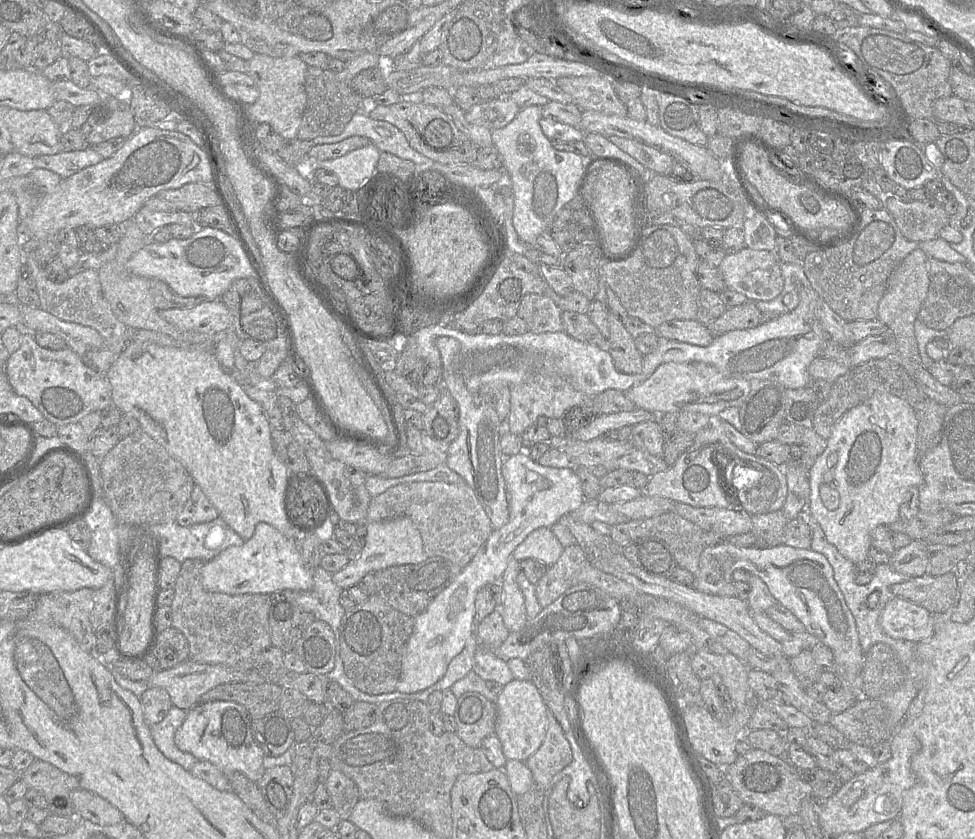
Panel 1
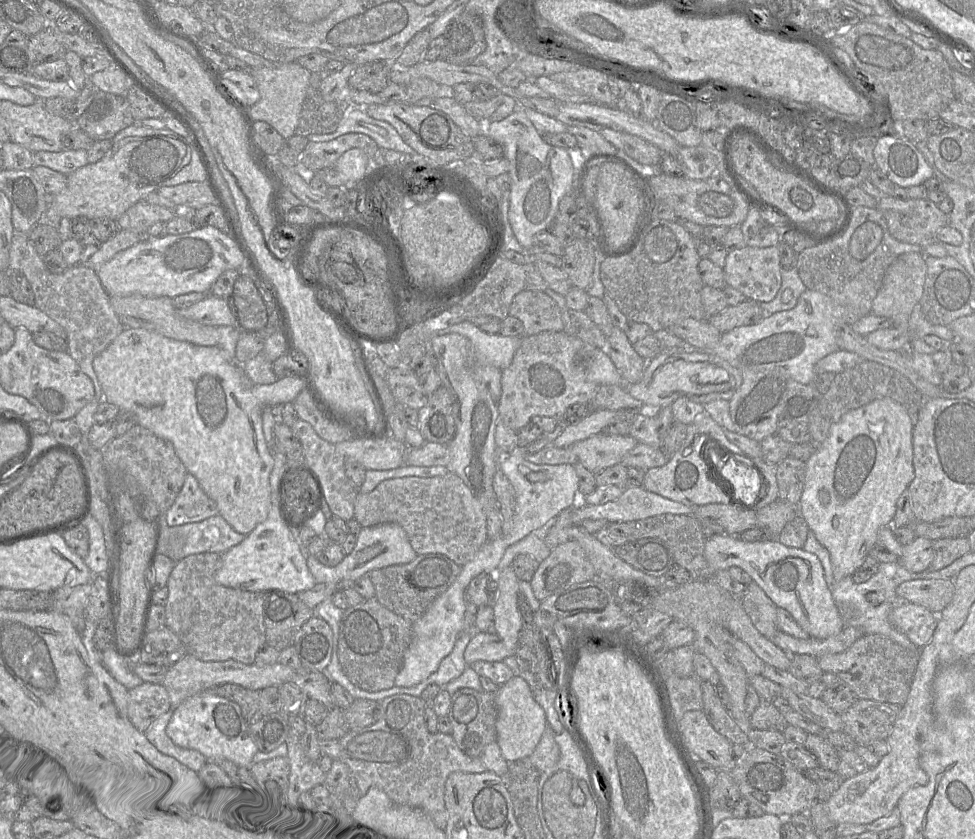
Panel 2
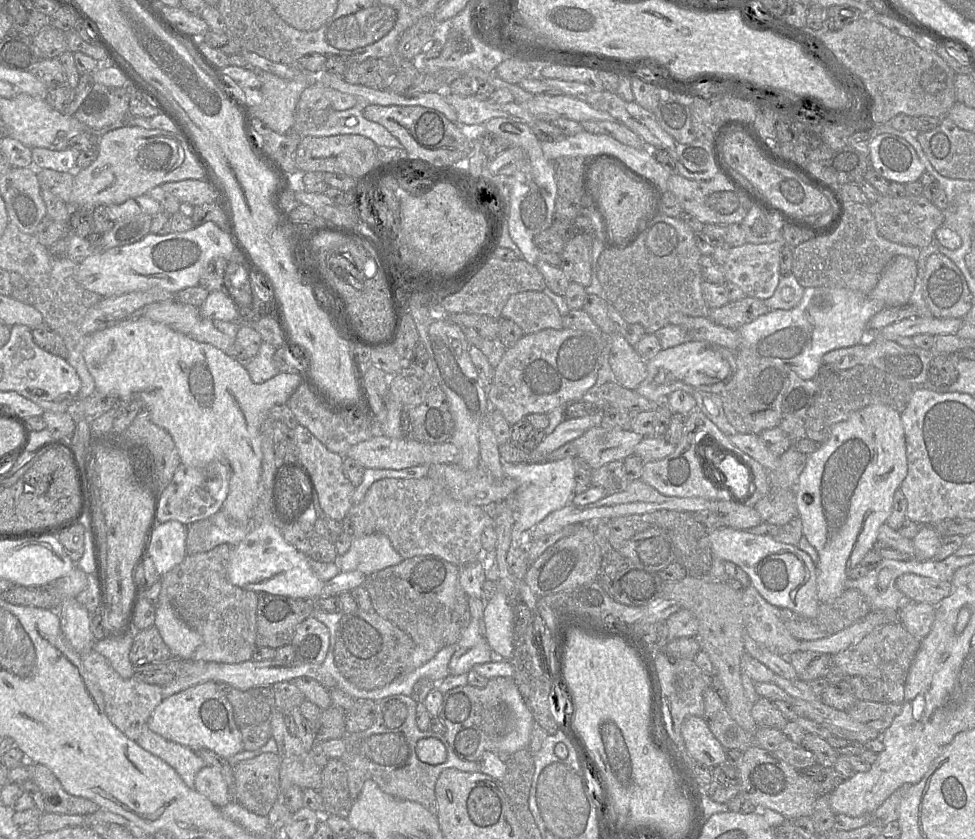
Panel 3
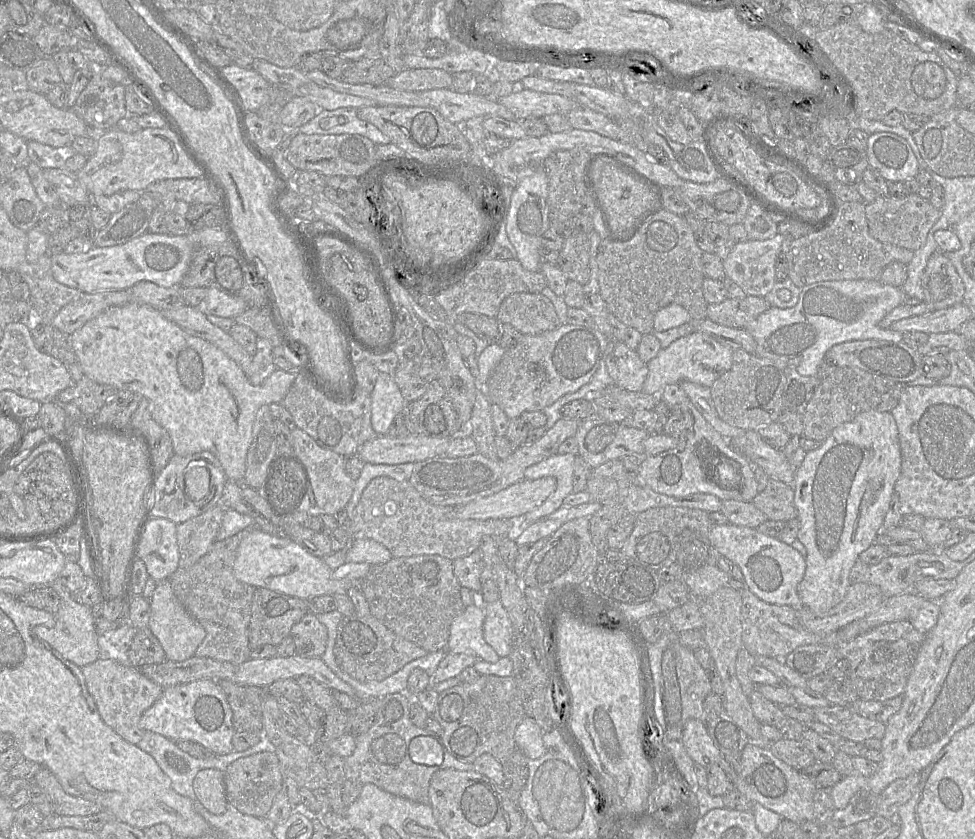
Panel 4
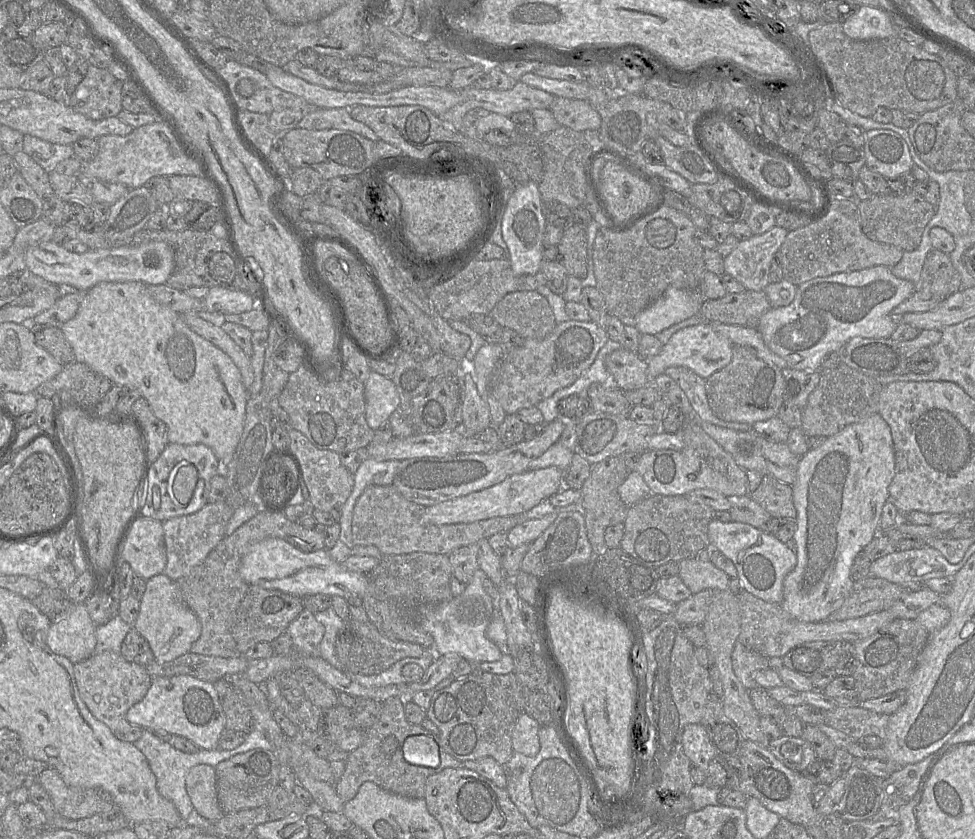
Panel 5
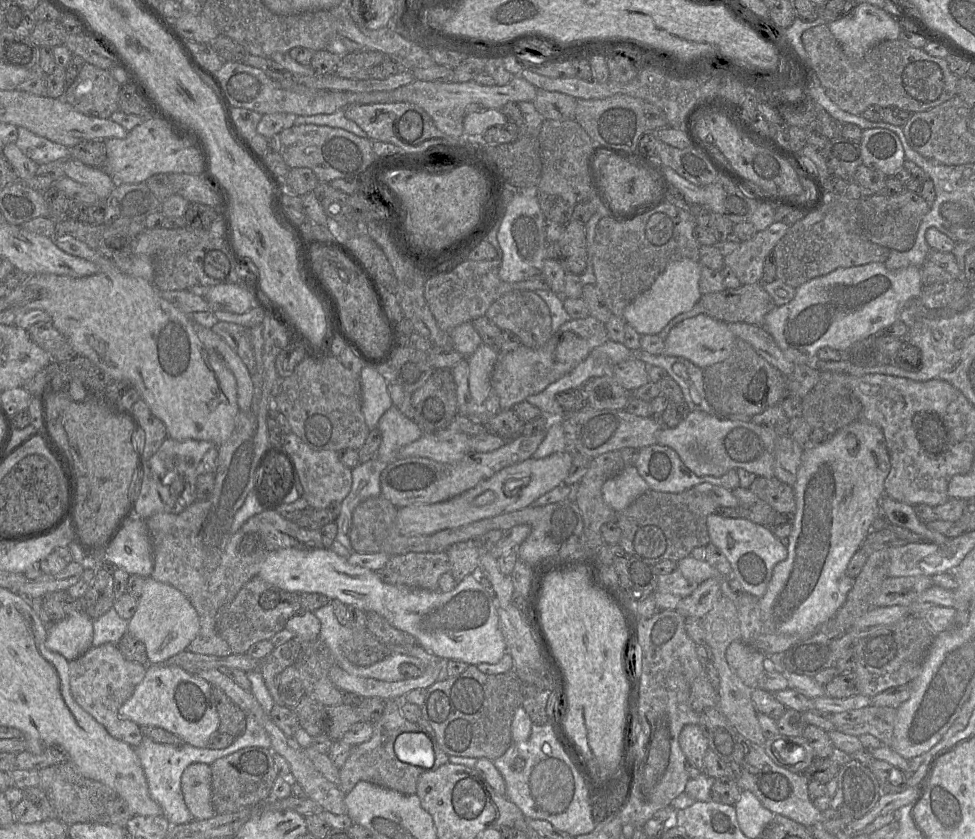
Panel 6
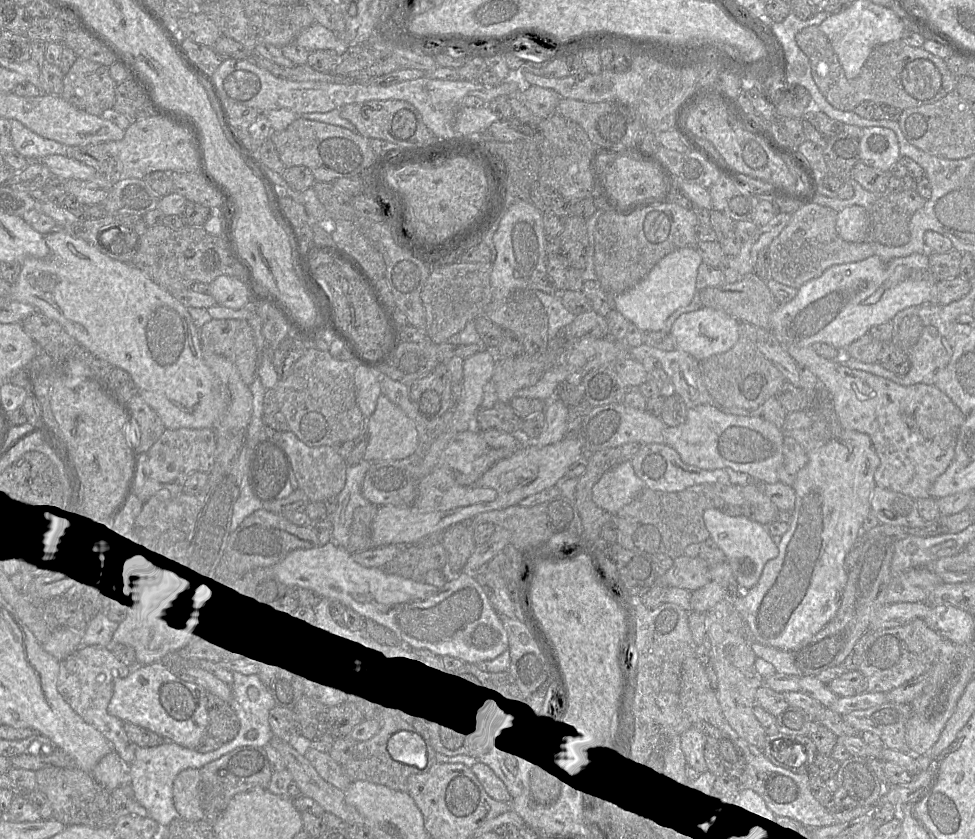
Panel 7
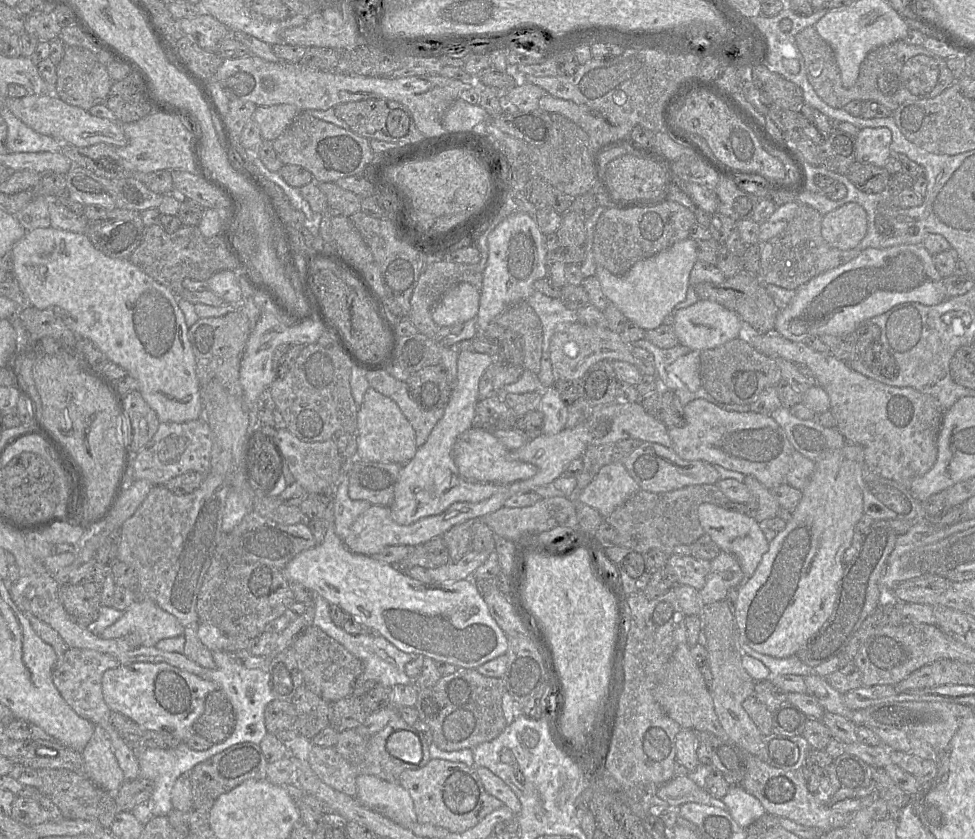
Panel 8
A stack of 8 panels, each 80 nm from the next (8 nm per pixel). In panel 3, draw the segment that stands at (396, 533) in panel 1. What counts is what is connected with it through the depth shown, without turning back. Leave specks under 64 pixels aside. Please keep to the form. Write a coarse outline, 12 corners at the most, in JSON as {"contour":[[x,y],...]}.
{"contour":[[379,532],[354,537],[335,563],[369,574],[404,558]]}

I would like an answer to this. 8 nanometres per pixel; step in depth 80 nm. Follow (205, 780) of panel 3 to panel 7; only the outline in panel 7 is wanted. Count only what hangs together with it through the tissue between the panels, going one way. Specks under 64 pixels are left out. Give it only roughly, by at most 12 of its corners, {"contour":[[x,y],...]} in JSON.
{"contour":[[187,768],[173,783],[173,801],[180,817],[204,818],[200,771]]}

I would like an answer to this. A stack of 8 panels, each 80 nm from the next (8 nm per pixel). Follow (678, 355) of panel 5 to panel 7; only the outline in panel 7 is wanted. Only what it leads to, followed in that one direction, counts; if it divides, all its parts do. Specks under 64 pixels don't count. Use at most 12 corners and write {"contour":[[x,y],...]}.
{"contour":[[702,306],[681,314],[675,348],[700,361],[731,349],[740,321]]}

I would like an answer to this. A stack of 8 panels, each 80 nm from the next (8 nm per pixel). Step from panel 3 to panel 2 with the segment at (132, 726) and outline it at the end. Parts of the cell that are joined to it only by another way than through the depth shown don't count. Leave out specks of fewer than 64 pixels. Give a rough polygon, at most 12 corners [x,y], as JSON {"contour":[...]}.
{"contour":[[162,684],[128,690],[128,718],[142,733],[170,709]]}

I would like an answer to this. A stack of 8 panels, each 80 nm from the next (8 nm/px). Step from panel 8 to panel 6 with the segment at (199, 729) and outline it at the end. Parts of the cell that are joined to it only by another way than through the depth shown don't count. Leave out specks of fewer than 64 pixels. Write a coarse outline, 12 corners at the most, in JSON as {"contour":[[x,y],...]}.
{"contour":[[218,687],[212,700],[217,732],[241,736],[246,714]]}

